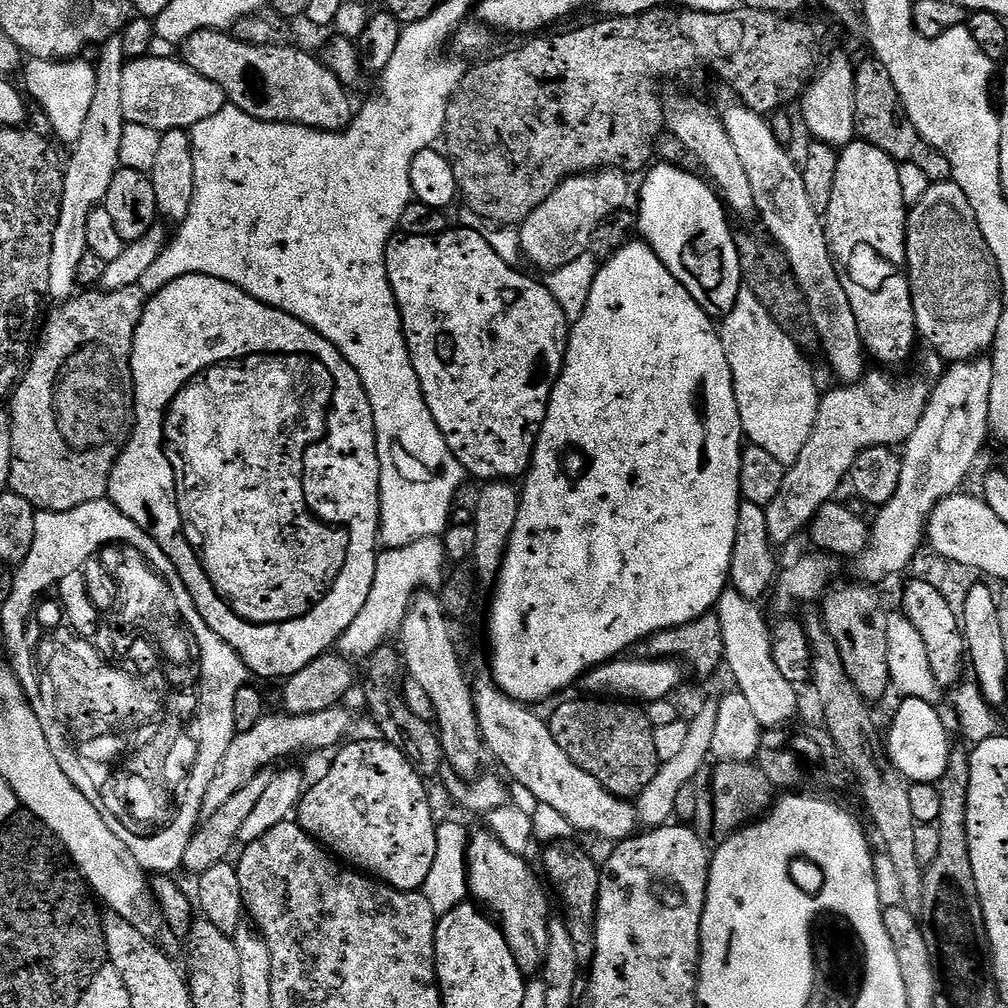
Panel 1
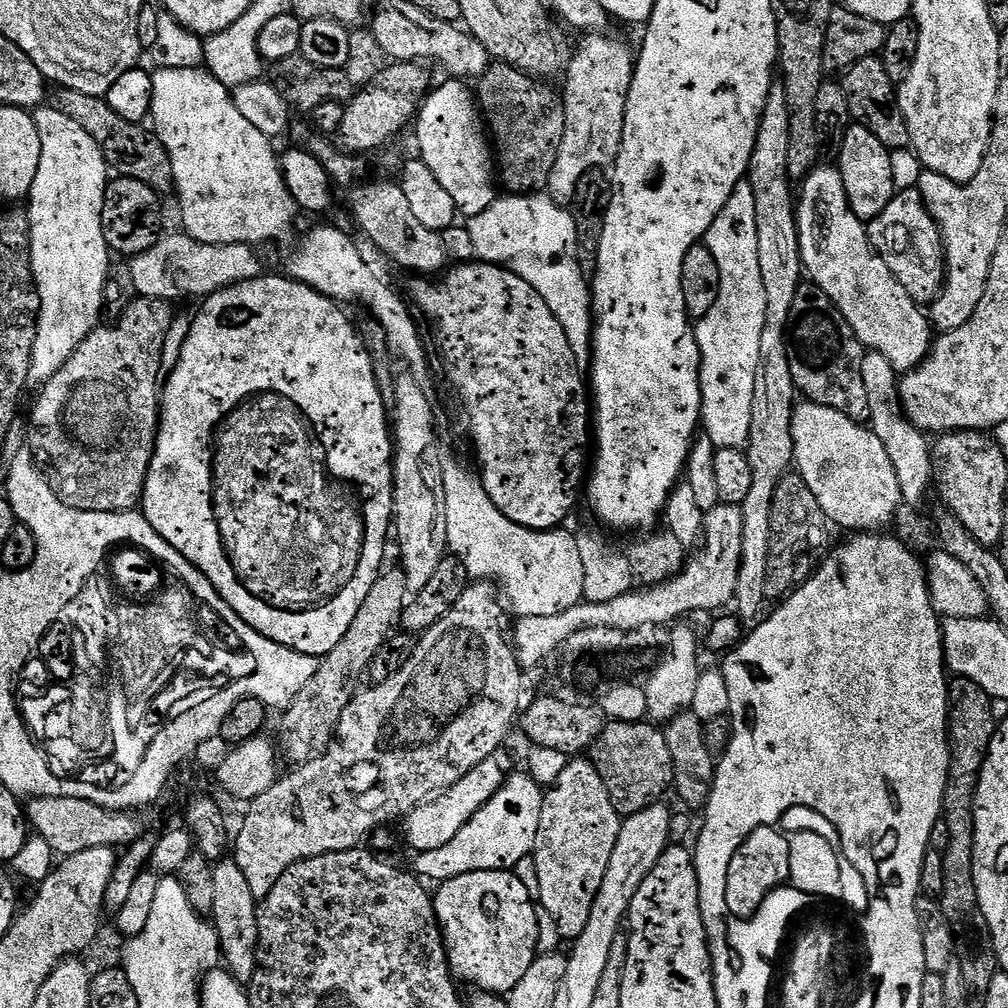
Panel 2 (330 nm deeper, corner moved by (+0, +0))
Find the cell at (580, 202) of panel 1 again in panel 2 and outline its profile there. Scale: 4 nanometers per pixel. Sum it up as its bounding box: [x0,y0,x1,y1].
[546,34,636,206]

